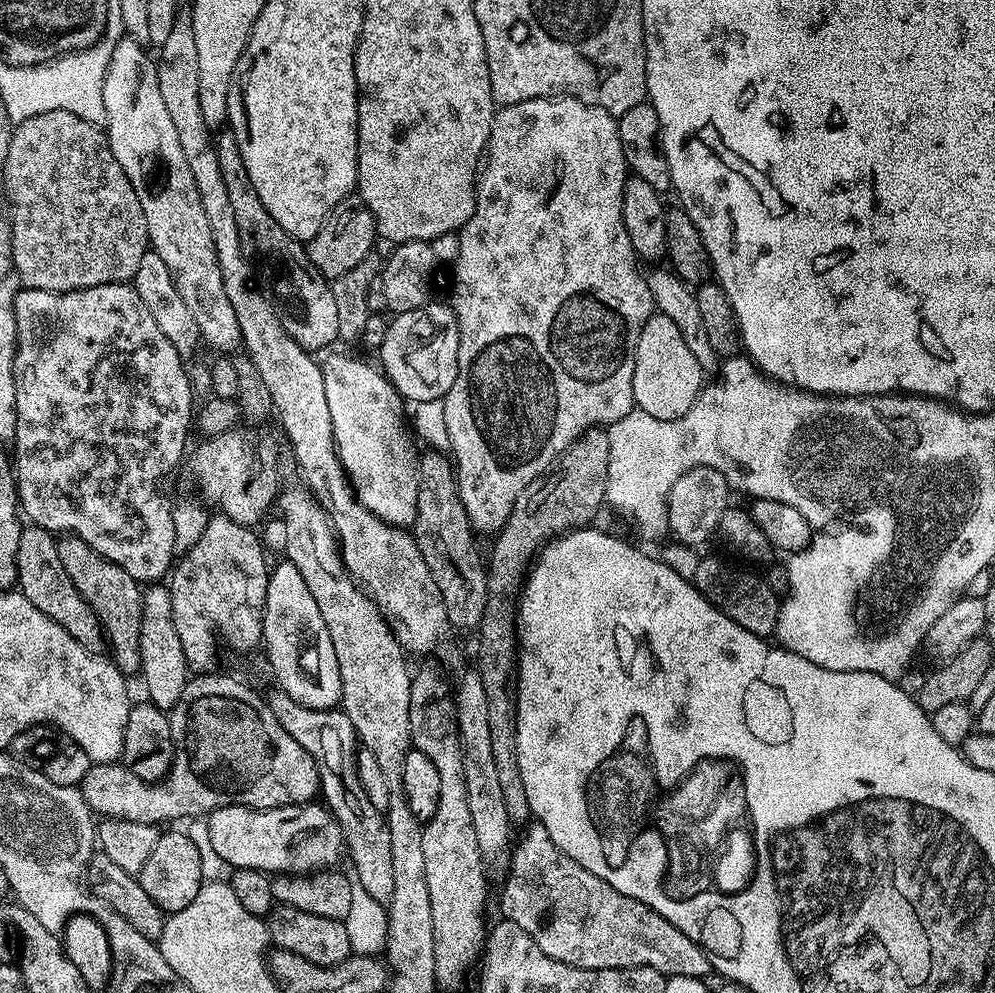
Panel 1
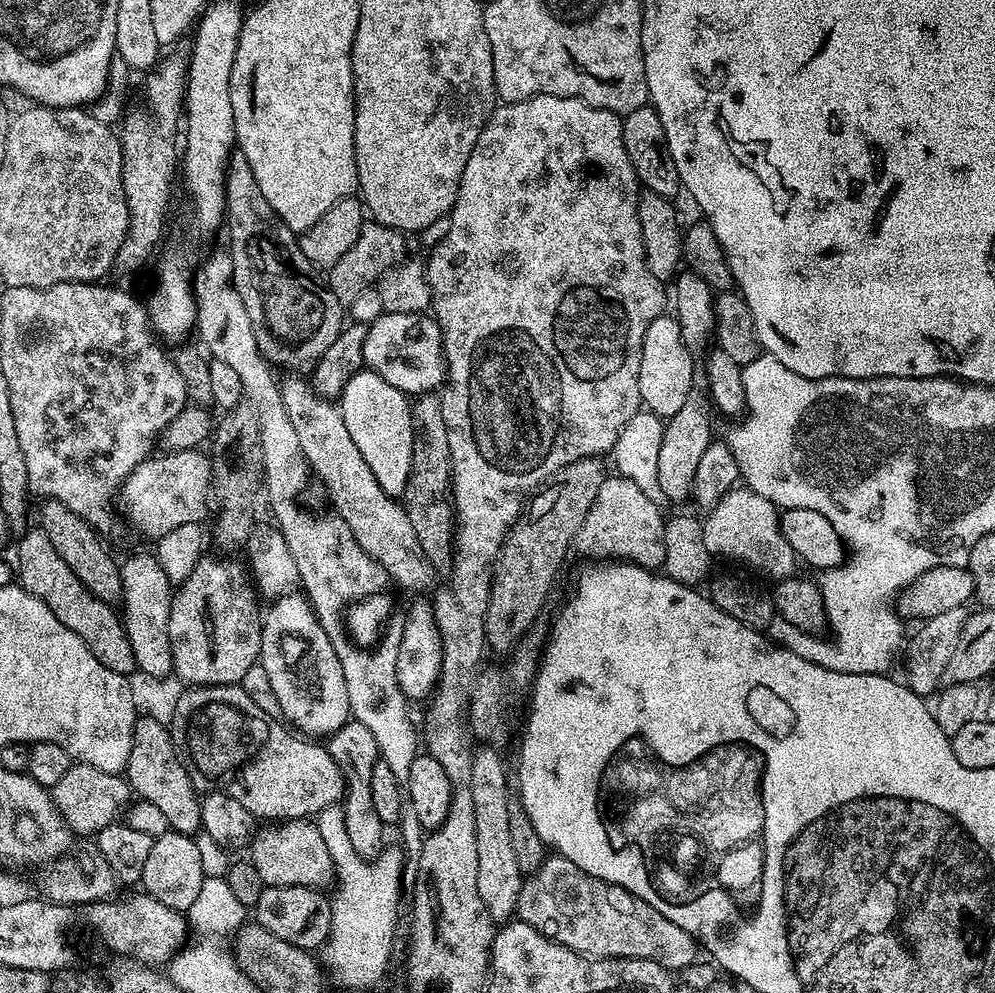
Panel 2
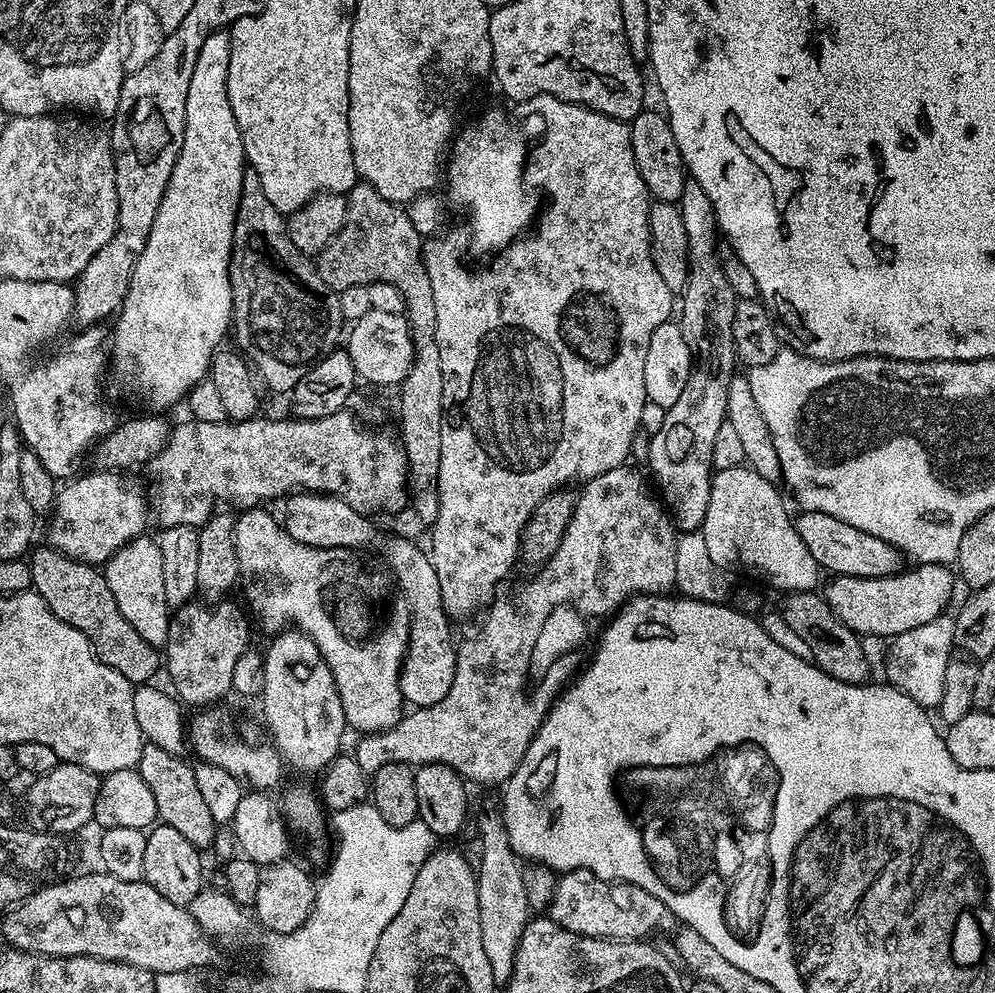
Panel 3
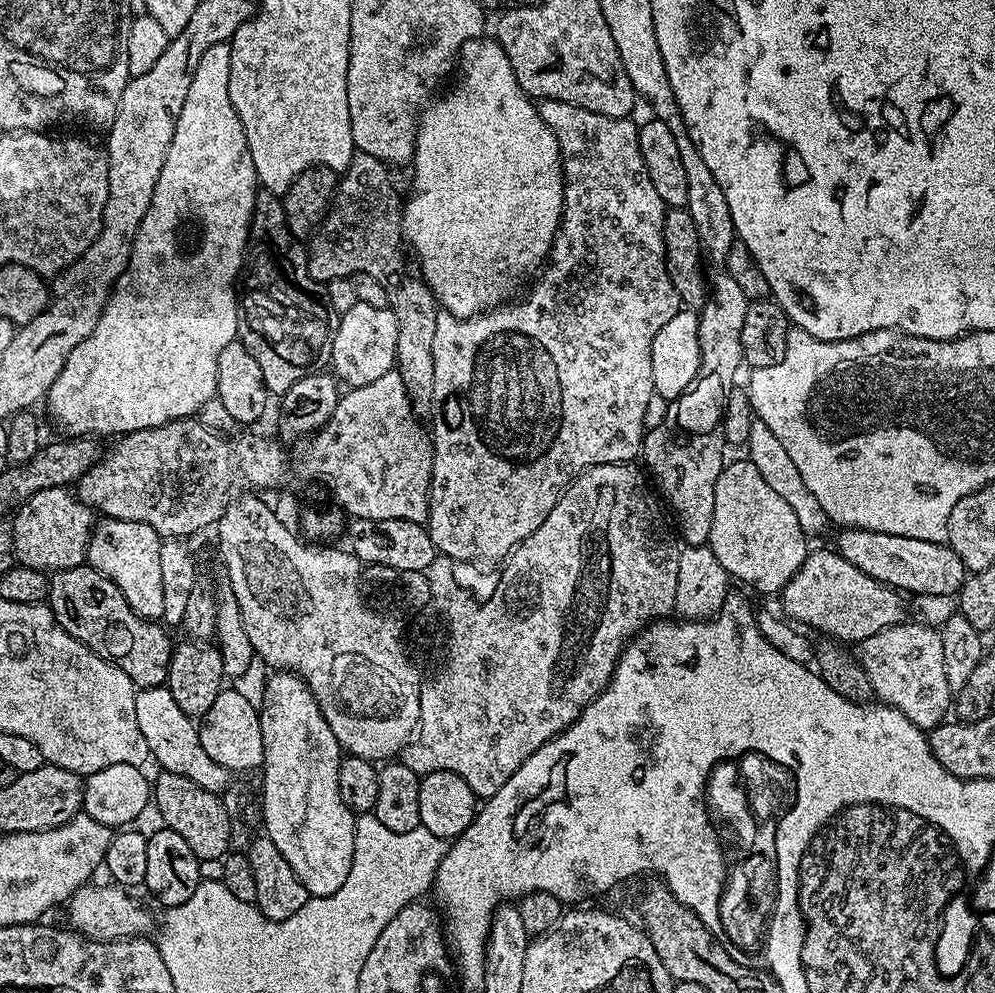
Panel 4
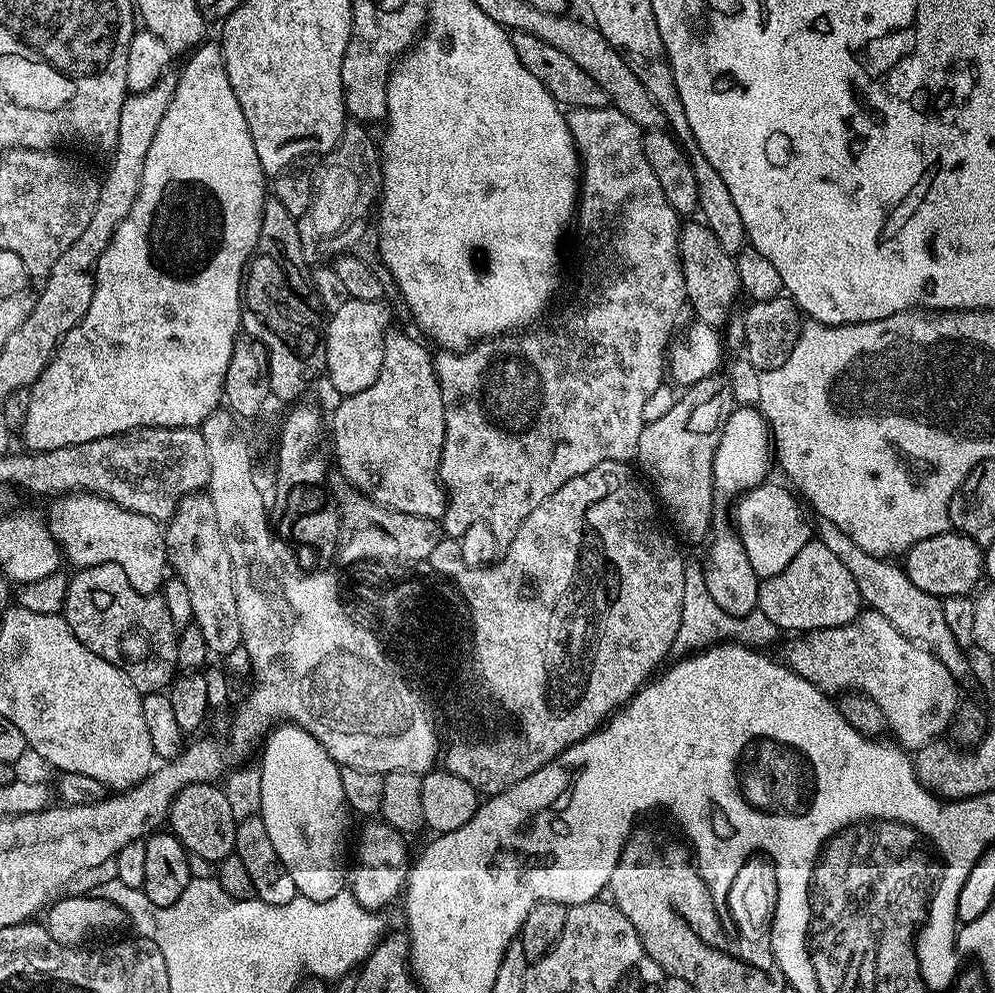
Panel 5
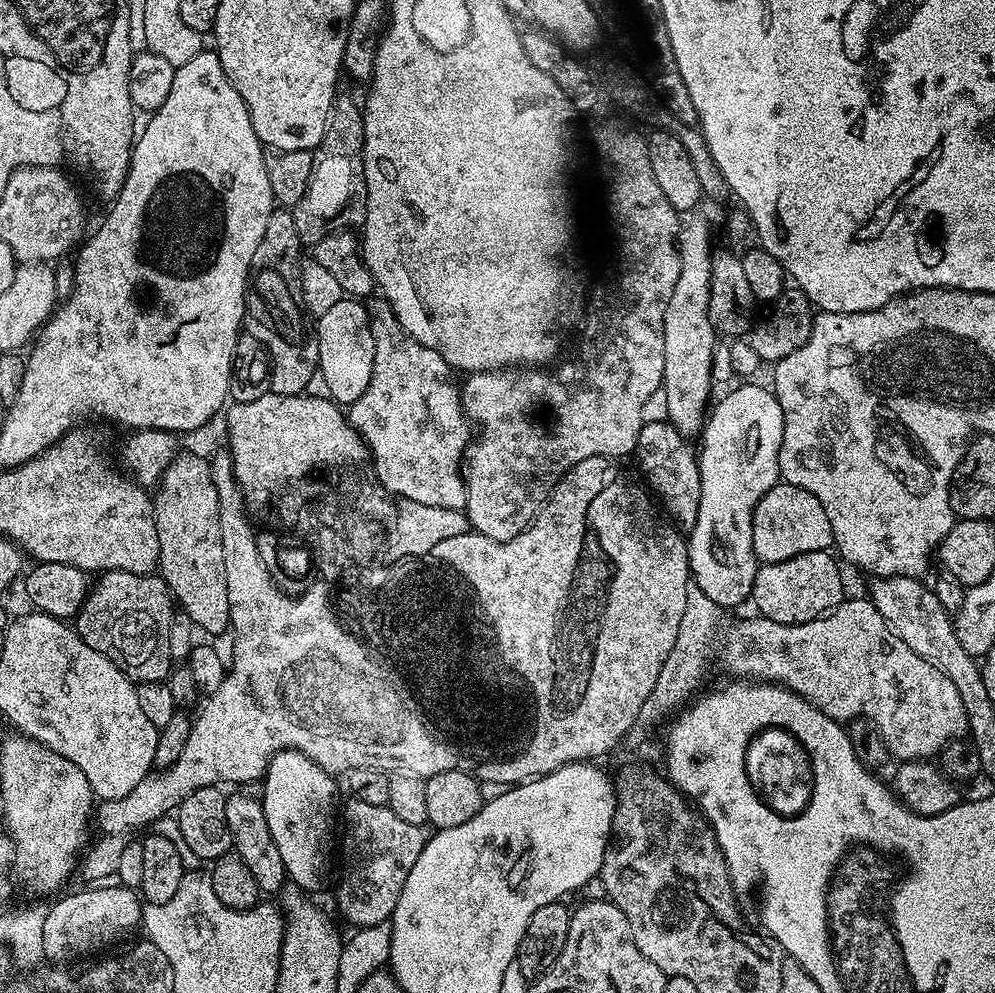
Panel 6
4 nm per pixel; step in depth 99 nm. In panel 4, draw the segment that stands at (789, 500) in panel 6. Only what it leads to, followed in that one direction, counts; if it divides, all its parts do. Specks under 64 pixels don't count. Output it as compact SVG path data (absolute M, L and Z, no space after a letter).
M747 458L736 460L733 464L732 461L725 463L718 478L718 486L714 486L714 522L710 525L710 538L708 539L707 545L712 549L715 558L718 558L718 562L722 564L733 581L745 580L756 592L773 592L773 594L779 594L784 591L784 587L790 582L790 578L794 578L794 574L798 574L802 562L808 557L810 551L810 545L808 544L810 544L809 537L804 535L802 526L798 526L798 517L794 515L794 510L790 510L787 502L763 480L762 474L758 474L758 466L754 466L752 461Z

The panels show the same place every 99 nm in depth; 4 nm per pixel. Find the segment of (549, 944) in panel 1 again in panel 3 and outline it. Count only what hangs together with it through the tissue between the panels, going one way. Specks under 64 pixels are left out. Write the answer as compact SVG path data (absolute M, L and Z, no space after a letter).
M575 868L557 879L554 898L548 903L546 912L558 927L568 932L605 940L644 940L670 921L667 906L658 902L654 894L633 884L603 880L589 868Z

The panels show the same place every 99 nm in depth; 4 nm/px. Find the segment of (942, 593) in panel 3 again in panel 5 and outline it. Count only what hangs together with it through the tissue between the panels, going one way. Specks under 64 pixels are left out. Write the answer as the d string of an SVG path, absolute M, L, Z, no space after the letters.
M809 538L782 574L774 574L760 581L758 608L779 630L792 632L788 634L803 634L819 628L849 624L860 614L863 606L850 570L846 570L846 566L842 566L838 557L828 547L822 546L818 538Z

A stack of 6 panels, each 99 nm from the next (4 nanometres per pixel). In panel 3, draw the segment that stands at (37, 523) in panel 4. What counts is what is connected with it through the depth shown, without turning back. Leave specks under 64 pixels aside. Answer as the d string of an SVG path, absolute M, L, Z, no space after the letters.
M103 470L85 471L75 478L69 479L68 484L59 489L50 513L52 521L48 524L47 547L55 548L57 552L67 556L69 560L81 560L83 564L103 566L109 558L122 546L126 546L135 536L145 535L144 528L150 524L150 504L146 492L139 488L134 481L124 481L119 471L106 472Z

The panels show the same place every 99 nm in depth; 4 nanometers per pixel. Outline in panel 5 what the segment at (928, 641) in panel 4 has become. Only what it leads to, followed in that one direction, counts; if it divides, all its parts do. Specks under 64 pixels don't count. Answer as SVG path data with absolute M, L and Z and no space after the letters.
M864 610L849 624L819 628L789 640L792 641L784 648L783 663L823 692L843 694L851 690L868 695L881 708L887 720L887 727L893 732L891 735L895 743L905 749L921 748L947 733L948 723L951 722L958 703L958 695L956 696L958 680L947 672L946 666L932 655L928 648L918 646L915 640L908 640L881 613Z

